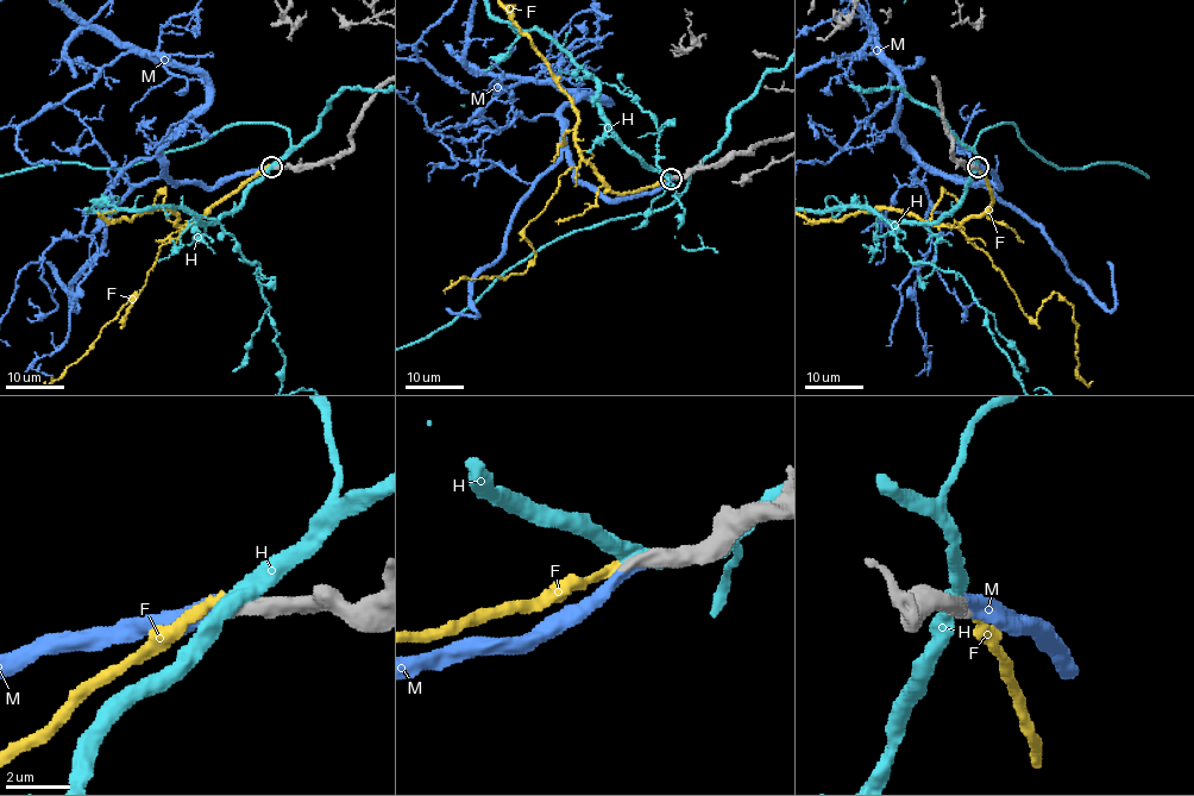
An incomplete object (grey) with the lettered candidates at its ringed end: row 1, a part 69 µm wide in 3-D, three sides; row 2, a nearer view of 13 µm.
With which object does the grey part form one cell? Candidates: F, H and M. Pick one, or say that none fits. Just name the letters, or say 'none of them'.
M

